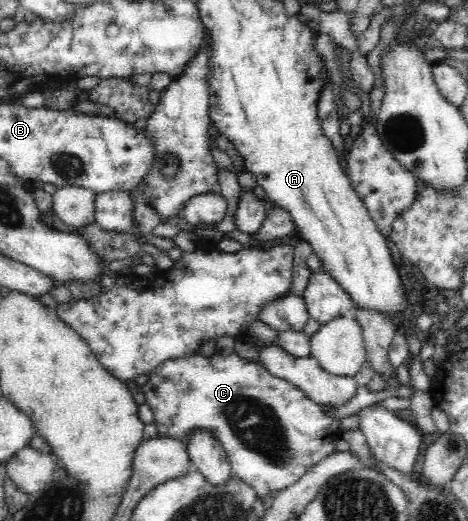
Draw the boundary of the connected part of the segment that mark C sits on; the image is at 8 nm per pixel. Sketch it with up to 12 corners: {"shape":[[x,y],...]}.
{"shape":[[168,359],[143,386],[159,437],[219,440],[256,498],[335,452],[338,420],[261,363]]}

